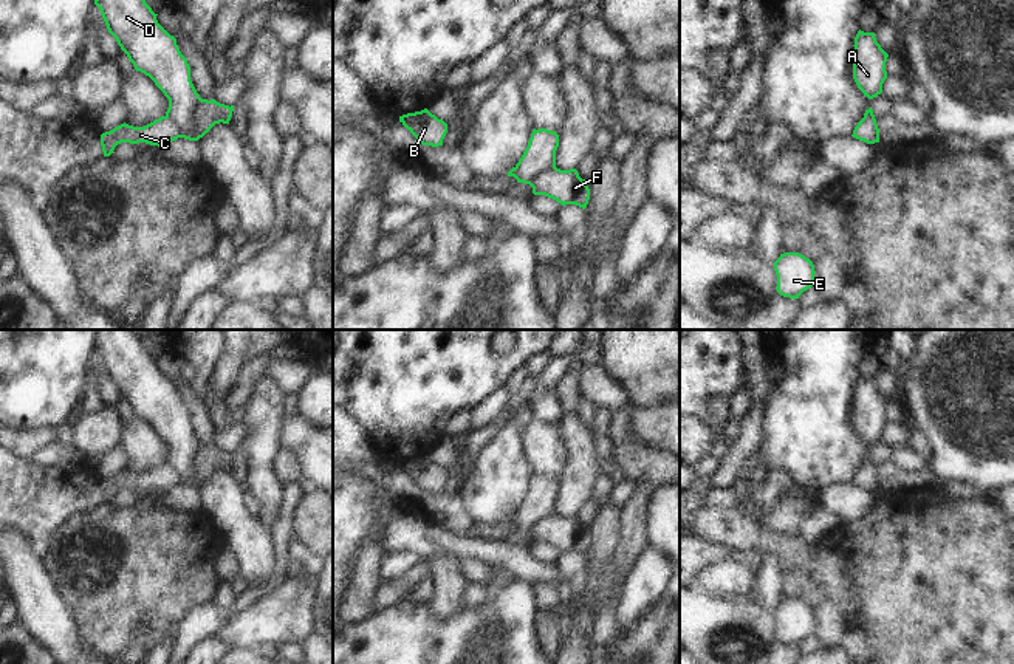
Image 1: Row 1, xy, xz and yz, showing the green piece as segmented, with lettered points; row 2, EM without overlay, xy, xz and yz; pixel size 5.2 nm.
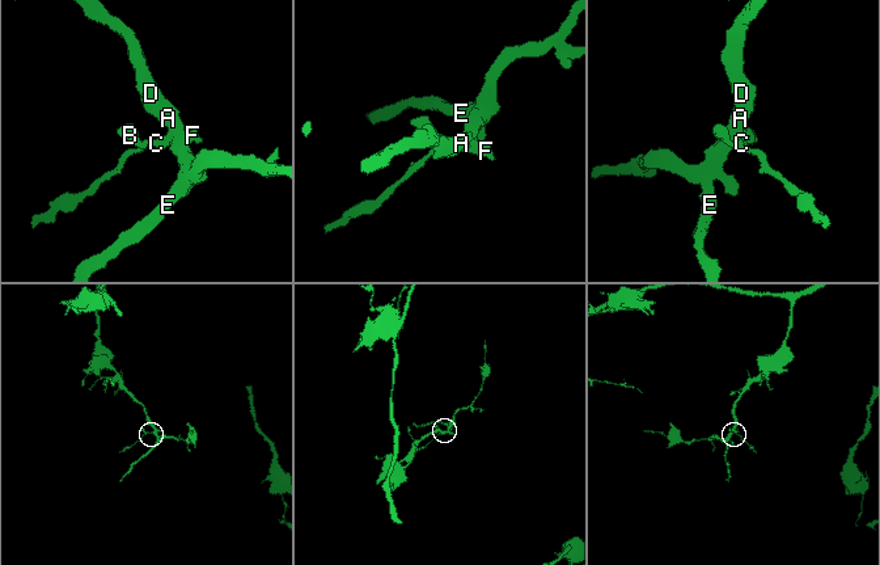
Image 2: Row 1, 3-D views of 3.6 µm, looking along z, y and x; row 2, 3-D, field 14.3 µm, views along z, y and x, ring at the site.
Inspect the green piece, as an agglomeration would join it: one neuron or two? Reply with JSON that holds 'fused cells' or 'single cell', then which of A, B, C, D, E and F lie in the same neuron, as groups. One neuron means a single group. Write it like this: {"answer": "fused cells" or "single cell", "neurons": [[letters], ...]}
{"answer": "fused cells", "neurons": [["A", "D", "E"], ["B", "C", "F"]]}

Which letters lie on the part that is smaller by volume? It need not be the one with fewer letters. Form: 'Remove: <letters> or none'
Remove: B, C, F

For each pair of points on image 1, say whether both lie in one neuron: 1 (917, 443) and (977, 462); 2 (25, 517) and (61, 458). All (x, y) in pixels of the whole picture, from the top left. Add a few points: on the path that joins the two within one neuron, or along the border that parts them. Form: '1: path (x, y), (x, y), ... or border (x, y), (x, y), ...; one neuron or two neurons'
1: border (917, 427), (931, 444), (929, 457); two neurons
2: border (30, 460), (64, 471), (81, 466); two neurons

